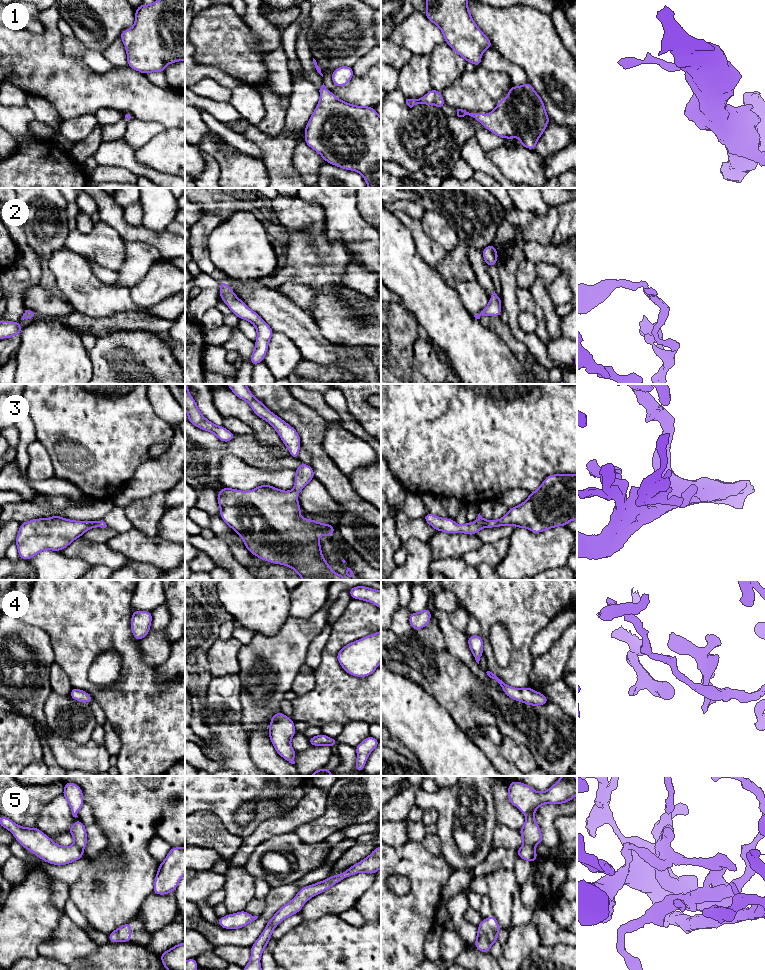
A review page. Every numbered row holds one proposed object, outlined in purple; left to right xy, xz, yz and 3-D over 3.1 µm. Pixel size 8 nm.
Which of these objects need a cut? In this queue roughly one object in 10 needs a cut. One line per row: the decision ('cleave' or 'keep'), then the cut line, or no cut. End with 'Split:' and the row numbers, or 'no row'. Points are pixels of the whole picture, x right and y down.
1: keep; cut none
2: keep; cut none
3: keep; cut none
4: keep; cut none
5: cleave; cut yz (522, 845), (531, 845), (533, 847)
Split: 5

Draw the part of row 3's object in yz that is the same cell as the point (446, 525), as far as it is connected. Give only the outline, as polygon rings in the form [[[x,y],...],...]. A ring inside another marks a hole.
[[[577,474],[547,476],[523,503],[510,508],[499,520],[487,521],[479,513],[475,522],[458,525],[455,520],[440,518],[430,512],[423,519],[438,532],[468,535],[475,535],[482,528],[508,525],[527,528],[536,534],[566,526],[570,521],[577,520]]]

